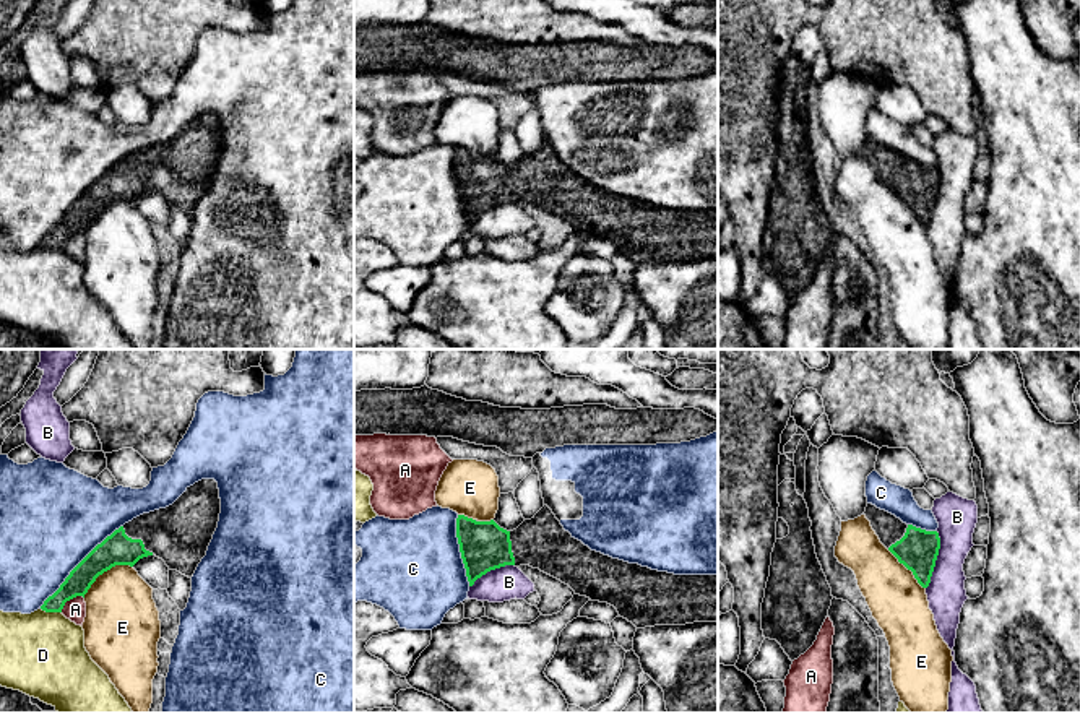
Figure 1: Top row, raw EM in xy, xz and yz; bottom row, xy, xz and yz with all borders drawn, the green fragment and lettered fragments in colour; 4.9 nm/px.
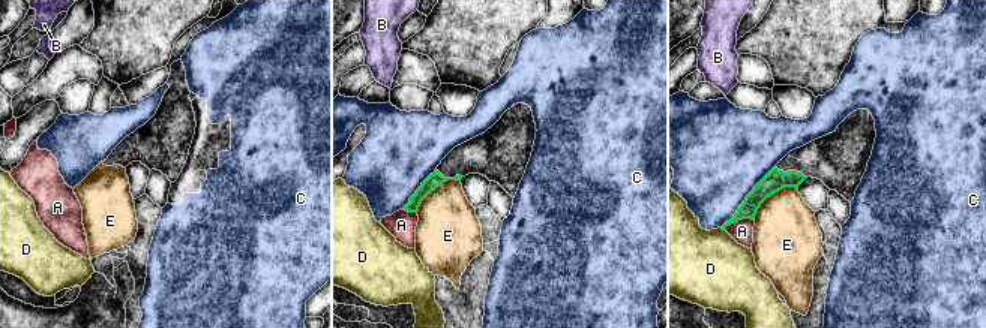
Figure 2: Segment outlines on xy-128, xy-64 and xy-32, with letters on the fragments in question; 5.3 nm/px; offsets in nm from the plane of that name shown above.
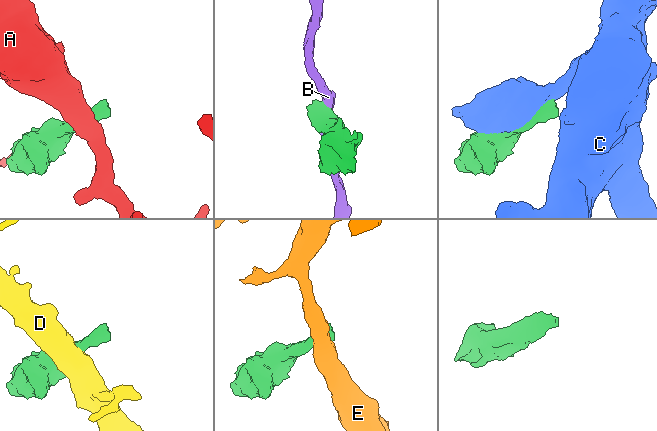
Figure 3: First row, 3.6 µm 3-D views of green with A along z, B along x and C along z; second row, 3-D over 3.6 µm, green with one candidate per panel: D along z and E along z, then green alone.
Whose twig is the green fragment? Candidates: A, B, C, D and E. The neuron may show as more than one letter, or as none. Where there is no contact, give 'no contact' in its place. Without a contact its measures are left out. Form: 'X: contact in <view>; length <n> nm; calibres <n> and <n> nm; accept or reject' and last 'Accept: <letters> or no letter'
A: contact in xy; length 140 nm; calibres 130 and 110 nm; reject
B: contact in yz; length 300 nm; calibres 200 and 200 nm; reject
C: contact in xy; length 600 nm; calibres 160 and 480 nm; reject
D: contact in xy; length 110 nm; calibres 120 and 420 nm; reject
E: contact in xy; length 300 nm; calibres 160 and 360 nm; reject
Accept: no letter

